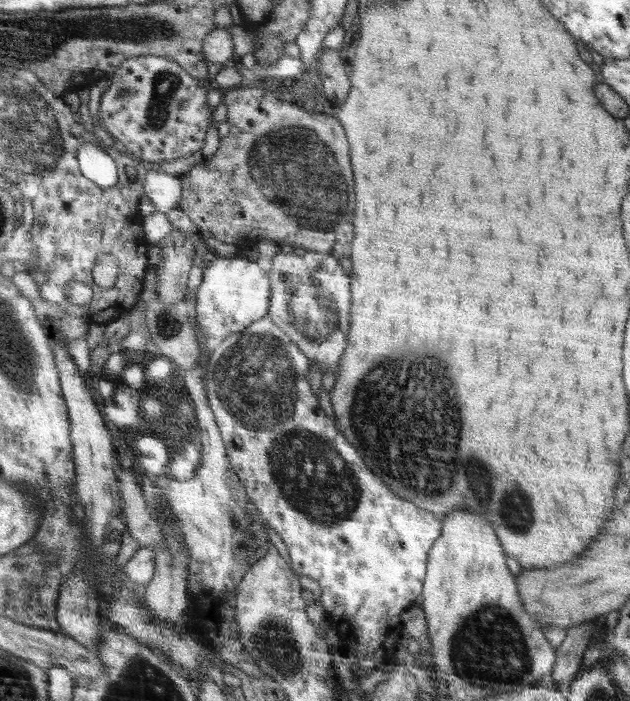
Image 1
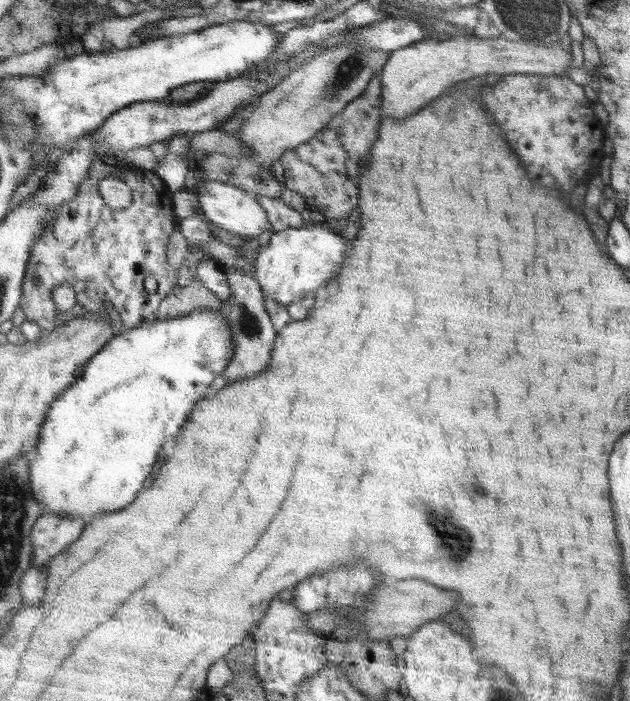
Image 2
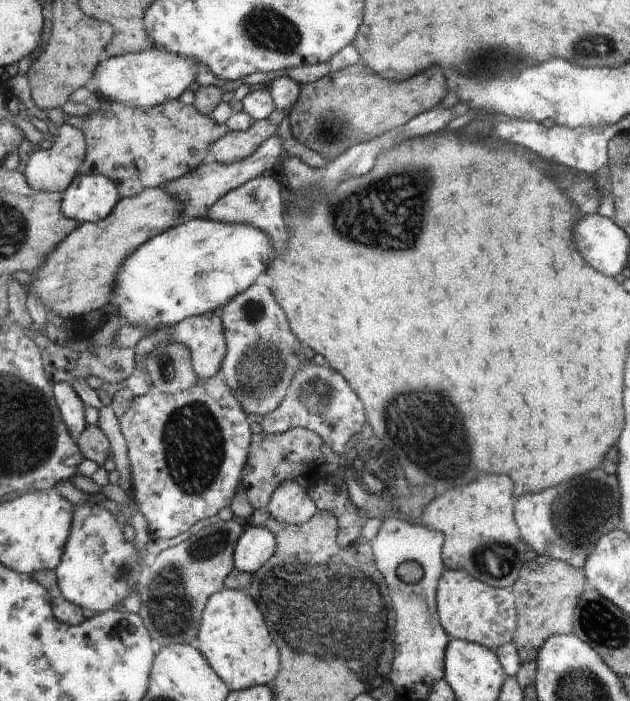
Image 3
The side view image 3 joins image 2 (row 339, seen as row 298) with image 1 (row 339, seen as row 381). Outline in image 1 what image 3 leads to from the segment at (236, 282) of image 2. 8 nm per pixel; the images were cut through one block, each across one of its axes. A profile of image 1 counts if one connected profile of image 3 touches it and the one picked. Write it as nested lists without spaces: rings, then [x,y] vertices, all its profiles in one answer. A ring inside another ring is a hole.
[[[268,316],[214,344],[211,353],[206,385],[208,385],[210,406],[213,407],[214,414],[217,416],[218,426],[223,434],[222,438],[225,438],[226,450],[229,451],[231,457],[230,464],[237,471],[242,485],[245,486],[249,500],[260,511],[264,524],[272,528],[286,544],[288,554],[290,554],[290,564],[292,564],[290,568],[294,570],[294,574],[300,574],[304,578],[312,578],[312,580],[319,582],[320,588],[323,590],[320,594],[322,606],[326,610],[327,622],[331,630],[338,635],[339,639],[350,640],[356,646],[356,663],[360,665],[364,673],[368,674],[370,670],[377,669],[378,666],[386,663],[388,658],[395,657],[397,645],[403,641],[401,637],[404,626],[400,616],[408,608],[416,606],[416,600],[422,592],[422,582],[425,582],[424,574],[428,574],[426,572],[426,556],[428,556],[428,550],[433,548],[434,542],[441,538],[441,519],[438,519],[429,510],[424,510],[422,507],[400,498],[398,494],[394,494],[385,482],[382,482],[382,478],[374,476],[368,470],[365,460],[360,458],[360,454],[352,448],[350,442],[346,442],[346,438],[340,432],[336,432],[334,422],[328,420],[328,416],[320,410],[318,398],[314,396],[314,392],[308,384],[308,368],[310,368],[308,357],[298,350],[293,339],[281,327],[274,324]]]

